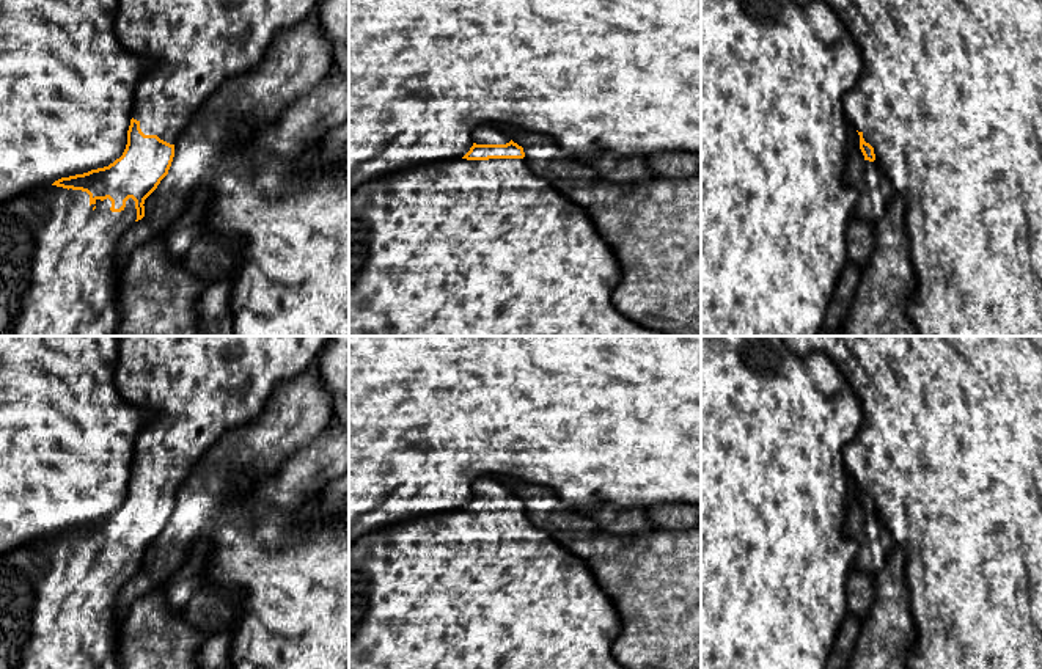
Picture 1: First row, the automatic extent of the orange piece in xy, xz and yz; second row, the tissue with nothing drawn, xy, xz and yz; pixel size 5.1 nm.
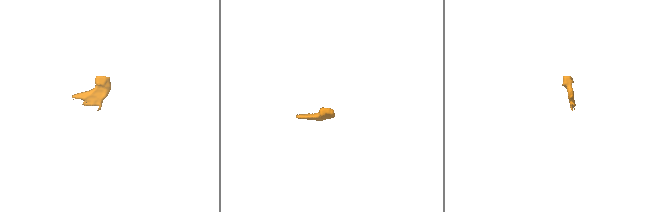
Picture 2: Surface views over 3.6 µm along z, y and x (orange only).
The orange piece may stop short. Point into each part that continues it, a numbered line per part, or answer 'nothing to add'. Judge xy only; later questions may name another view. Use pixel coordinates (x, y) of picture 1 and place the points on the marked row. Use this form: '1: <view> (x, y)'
1: xy (197, 46)
2: xy (57, 255)

